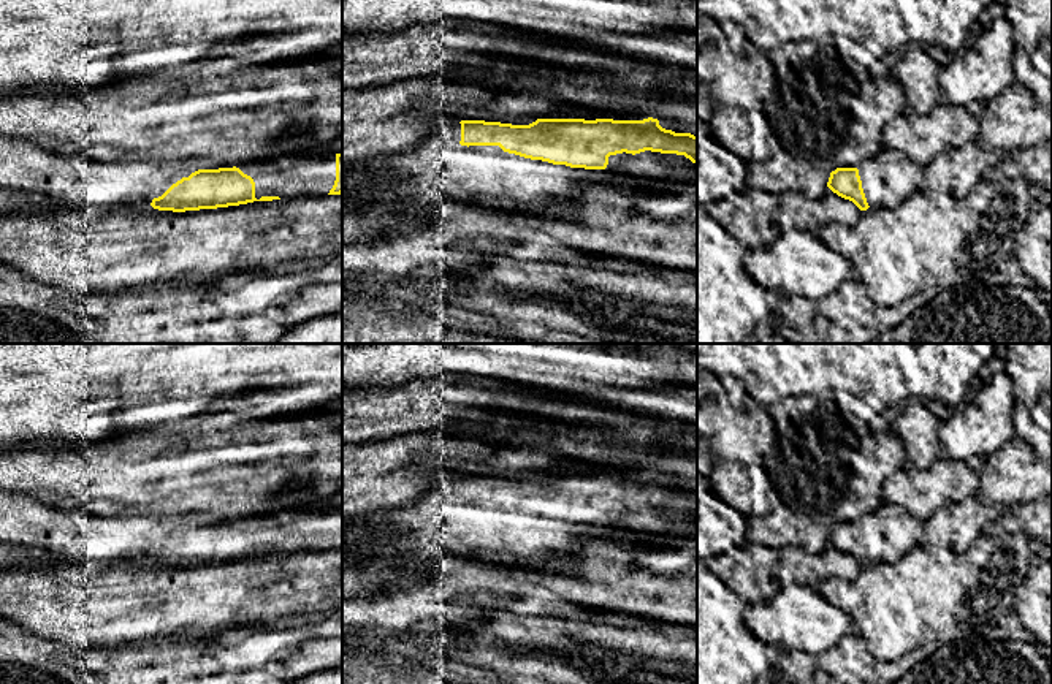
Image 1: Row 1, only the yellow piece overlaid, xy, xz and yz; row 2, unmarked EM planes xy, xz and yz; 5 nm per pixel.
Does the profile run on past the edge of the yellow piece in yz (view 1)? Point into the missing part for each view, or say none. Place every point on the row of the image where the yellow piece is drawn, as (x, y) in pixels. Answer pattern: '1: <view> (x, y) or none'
1: yz (888, 178)

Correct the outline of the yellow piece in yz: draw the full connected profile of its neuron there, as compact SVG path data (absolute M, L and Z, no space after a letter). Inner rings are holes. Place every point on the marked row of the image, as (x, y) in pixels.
M882 147L859 168L837 168L827 187L860 211L895 207L916 190L925 188L925 169L905 154Z

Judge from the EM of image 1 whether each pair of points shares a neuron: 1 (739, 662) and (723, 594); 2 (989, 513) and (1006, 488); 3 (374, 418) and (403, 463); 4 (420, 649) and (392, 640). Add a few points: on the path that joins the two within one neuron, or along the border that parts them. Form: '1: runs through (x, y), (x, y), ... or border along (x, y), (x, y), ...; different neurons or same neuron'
1: runs through (737, 645), (737, 610); same neuron
2: border along (975, 496), (984, 502), (1002, 504), (1006, 509); different neurons
3: border along (423, 429), (358, 442); different neurons
4: runs through (414, 646), (398, 645); same neuron

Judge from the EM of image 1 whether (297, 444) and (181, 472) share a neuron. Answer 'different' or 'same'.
same

